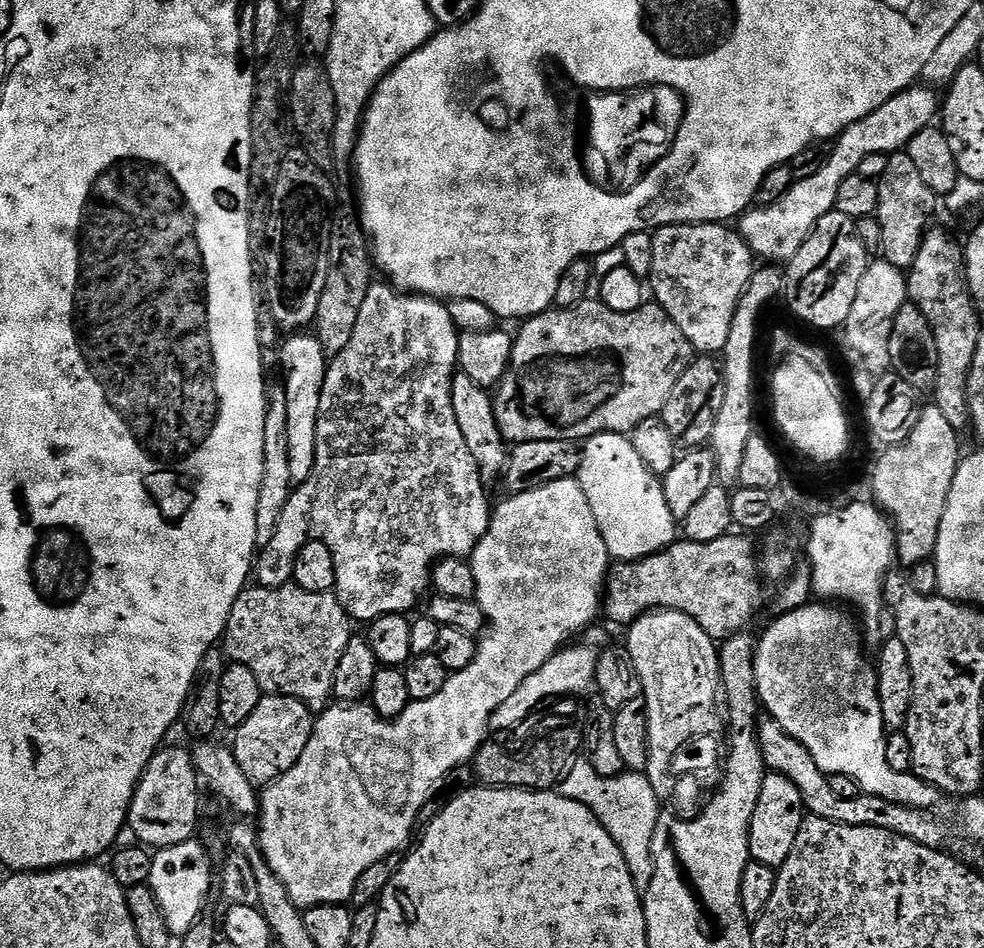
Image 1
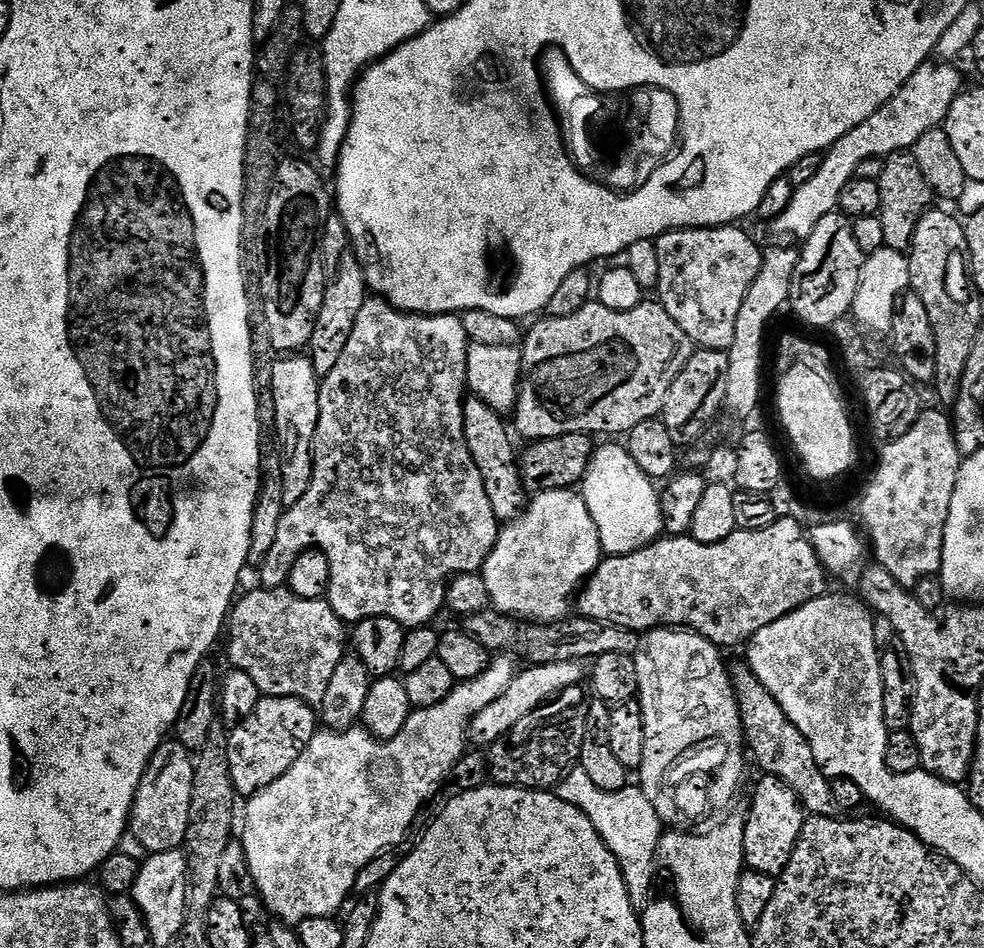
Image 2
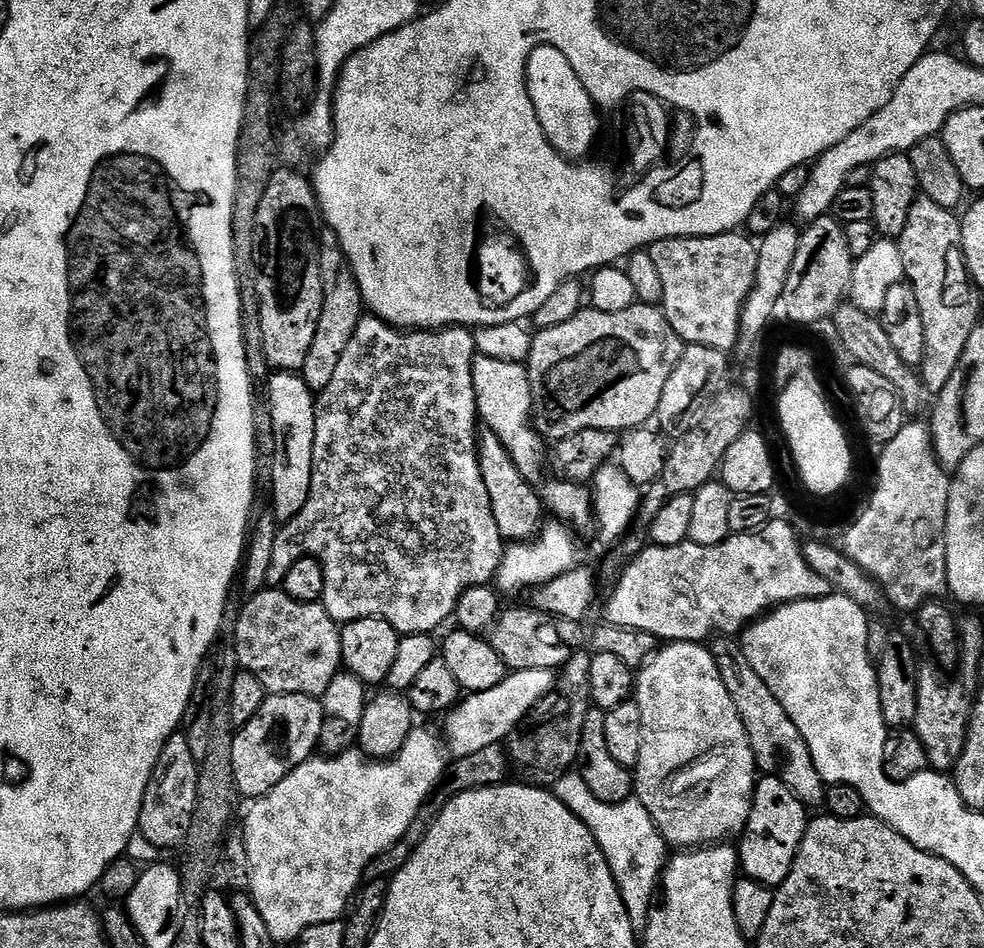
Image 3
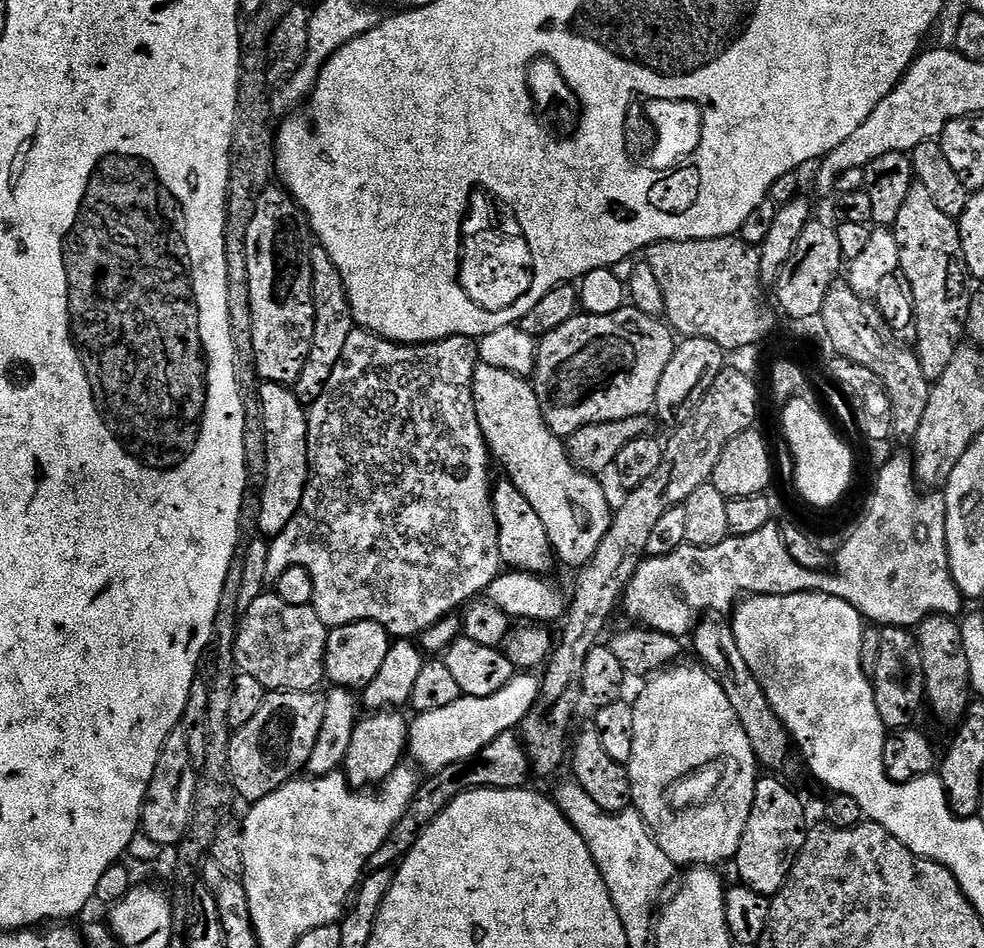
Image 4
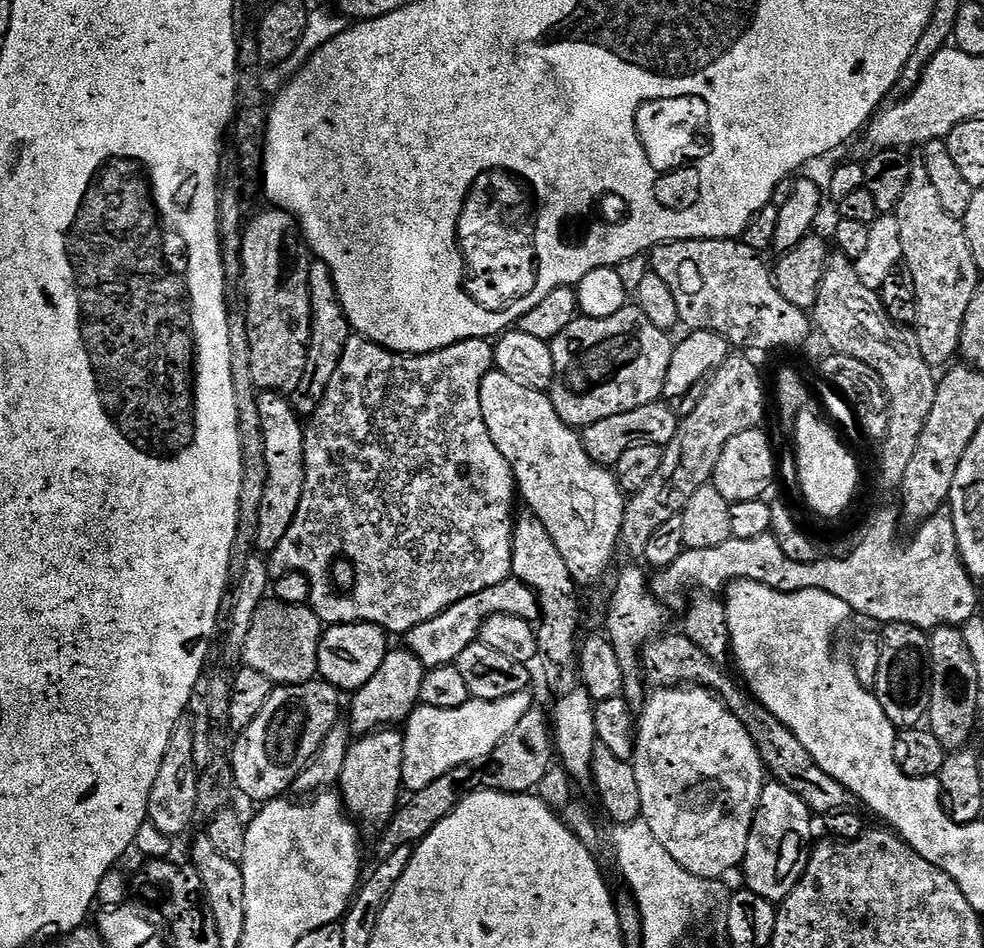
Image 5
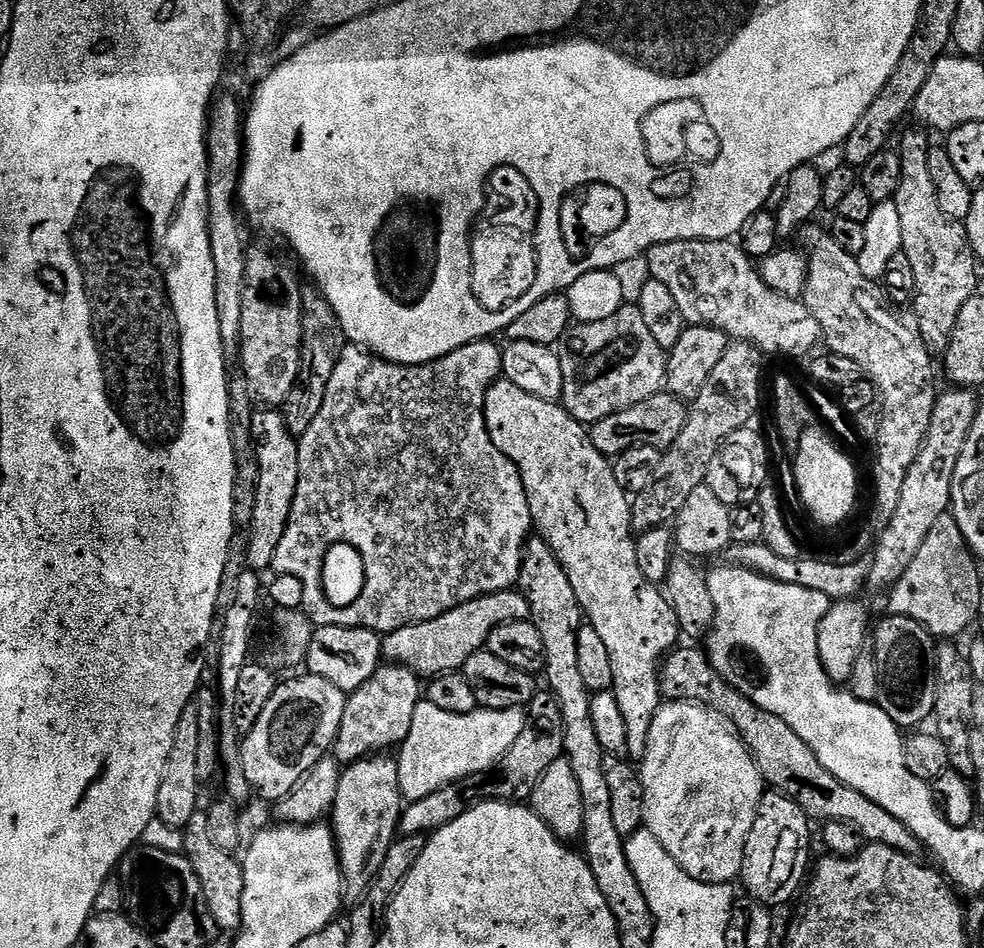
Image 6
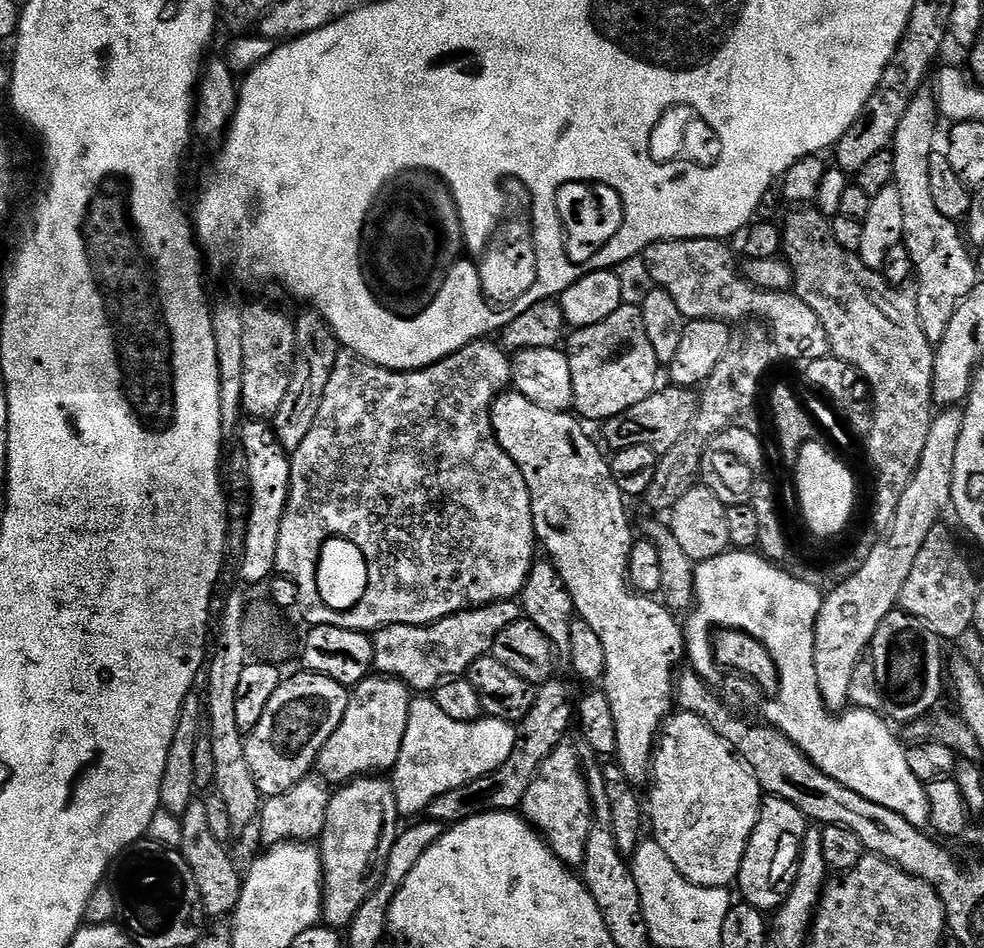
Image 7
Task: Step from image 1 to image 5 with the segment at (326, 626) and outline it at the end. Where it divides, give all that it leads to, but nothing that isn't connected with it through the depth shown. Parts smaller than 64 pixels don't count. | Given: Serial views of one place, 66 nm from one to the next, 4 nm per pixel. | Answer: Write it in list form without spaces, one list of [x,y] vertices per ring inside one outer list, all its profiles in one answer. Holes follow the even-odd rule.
[[[275,598],[265,599],[250,622],[242,657],[249,668],[266,674],[273,685],[310,684],[318,676],[318,646],[322,635],[320,619],[308,604],[287,604]]]

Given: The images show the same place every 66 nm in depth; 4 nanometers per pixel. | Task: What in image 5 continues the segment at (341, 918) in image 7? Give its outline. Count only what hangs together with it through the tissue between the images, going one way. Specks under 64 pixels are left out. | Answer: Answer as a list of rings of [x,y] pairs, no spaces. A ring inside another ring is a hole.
[[[395,727],[382,728],[379,732],[372,732],[369,736],[353,739],[350,750],[346,754],[346,763],[342,765],[342,774],[338,791],[340,799],[344,802],[344,811],[361,829],[376,828],[383,830],[388,825],[390,818],[402,803],[402,758],[404,757],[404,734]]]

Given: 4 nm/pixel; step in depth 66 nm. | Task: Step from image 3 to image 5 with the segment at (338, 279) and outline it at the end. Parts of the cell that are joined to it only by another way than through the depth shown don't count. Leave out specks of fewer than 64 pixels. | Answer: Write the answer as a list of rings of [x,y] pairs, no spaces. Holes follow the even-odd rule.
[[[313,259],[310,266],[310,306],[312,307],[312,333],[308,343],[306,370],[302,373],[302,382],[298,382],[298,390],[290,393],[292,409],[302,418],[310,418],[318,410],[326,394],[326,386],[330,386],[330,378],[334,378],[334,370],[338,370],[338,362],[342,362],[342,350],[346,350],[346,342],[350,335],[350,325],[342,302],[338,298],[332,272],[326,266],[326,262],[318,259]]]

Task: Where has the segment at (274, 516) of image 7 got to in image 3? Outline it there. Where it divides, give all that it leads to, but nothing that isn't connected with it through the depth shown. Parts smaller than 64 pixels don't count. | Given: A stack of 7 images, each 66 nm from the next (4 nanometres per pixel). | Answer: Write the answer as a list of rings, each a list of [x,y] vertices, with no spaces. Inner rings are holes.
[[[277,371],[266,380],[266,409],[273,422],[274,454],[272,467],[272,512],[280,522],[293,520],[306,506],[312,481],[312,451],[316,433],[316,400],[303,375]]]

